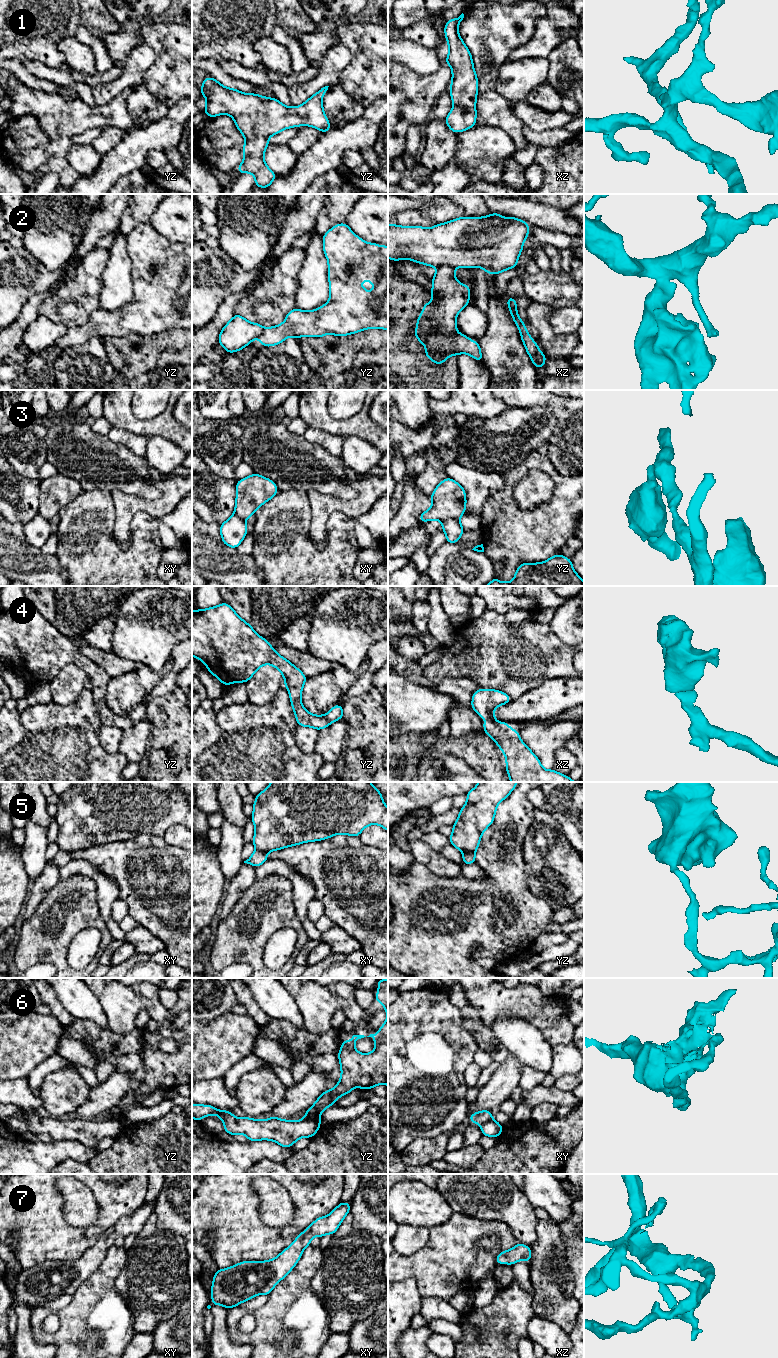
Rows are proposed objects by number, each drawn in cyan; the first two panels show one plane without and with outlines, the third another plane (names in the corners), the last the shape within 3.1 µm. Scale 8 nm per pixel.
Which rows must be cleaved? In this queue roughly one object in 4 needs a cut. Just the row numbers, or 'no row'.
2, 3, 5, 6

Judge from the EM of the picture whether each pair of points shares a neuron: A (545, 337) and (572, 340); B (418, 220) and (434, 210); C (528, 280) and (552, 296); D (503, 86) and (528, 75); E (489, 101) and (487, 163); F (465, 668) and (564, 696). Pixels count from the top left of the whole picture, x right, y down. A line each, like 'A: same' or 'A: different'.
A: same
B: different
C: same
D: same
E: different
F: different

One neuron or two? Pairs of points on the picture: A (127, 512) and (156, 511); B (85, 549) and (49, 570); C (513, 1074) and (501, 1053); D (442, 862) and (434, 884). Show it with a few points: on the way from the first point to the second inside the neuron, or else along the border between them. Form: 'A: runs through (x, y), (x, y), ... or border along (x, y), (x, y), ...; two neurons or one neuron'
A: runs through (134, 506), (149, 506); one neuron
B: border along (54, 554), (66, 575); two neurons
C: border along (510, 1054), (500, 1064); two neurons
D: border along (418, 862), (440, 876), (461, 876); two neurons

